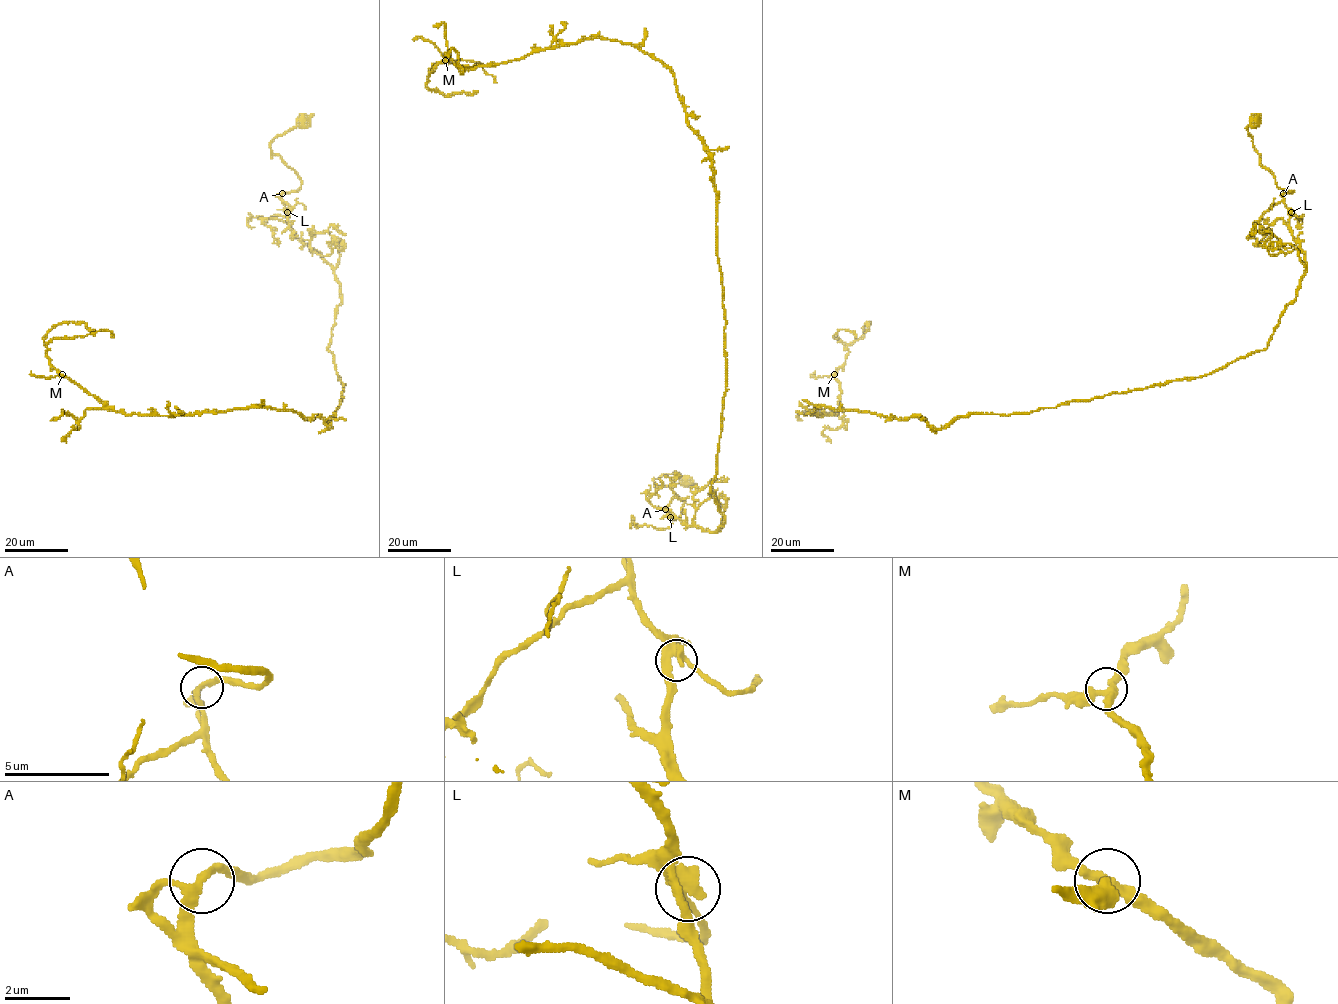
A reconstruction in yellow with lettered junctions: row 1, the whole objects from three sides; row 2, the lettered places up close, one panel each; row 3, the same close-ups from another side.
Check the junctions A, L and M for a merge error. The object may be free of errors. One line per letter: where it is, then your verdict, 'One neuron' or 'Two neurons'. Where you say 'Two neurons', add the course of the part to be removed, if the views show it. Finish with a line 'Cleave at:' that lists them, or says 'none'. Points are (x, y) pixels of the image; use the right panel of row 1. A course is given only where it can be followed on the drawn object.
A: Place: (1283, 193). One neuron
L: Place: (1291, 212). One neuron
M: Place: (834, 374). One neuron
Cleave at: none

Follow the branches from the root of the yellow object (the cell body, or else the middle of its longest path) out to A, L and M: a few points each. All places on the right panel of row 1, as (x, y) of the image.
A: (1255, 121), (1255, 126), (1247, 128), (1254, 148), (1276, 185), (1293, 191), (1283, 193)
L: (1255, 121), (1255, 126), (1247, 128), (1254, 148), (1276, 185), (1293, 191), (1283, 194), (1291, 212)
M: (1255, 121), (1260, 163), (1293, 191), (1306, 264), (1264, 350), (939, 429), (812, 412), (837, 412), (834, 374)

